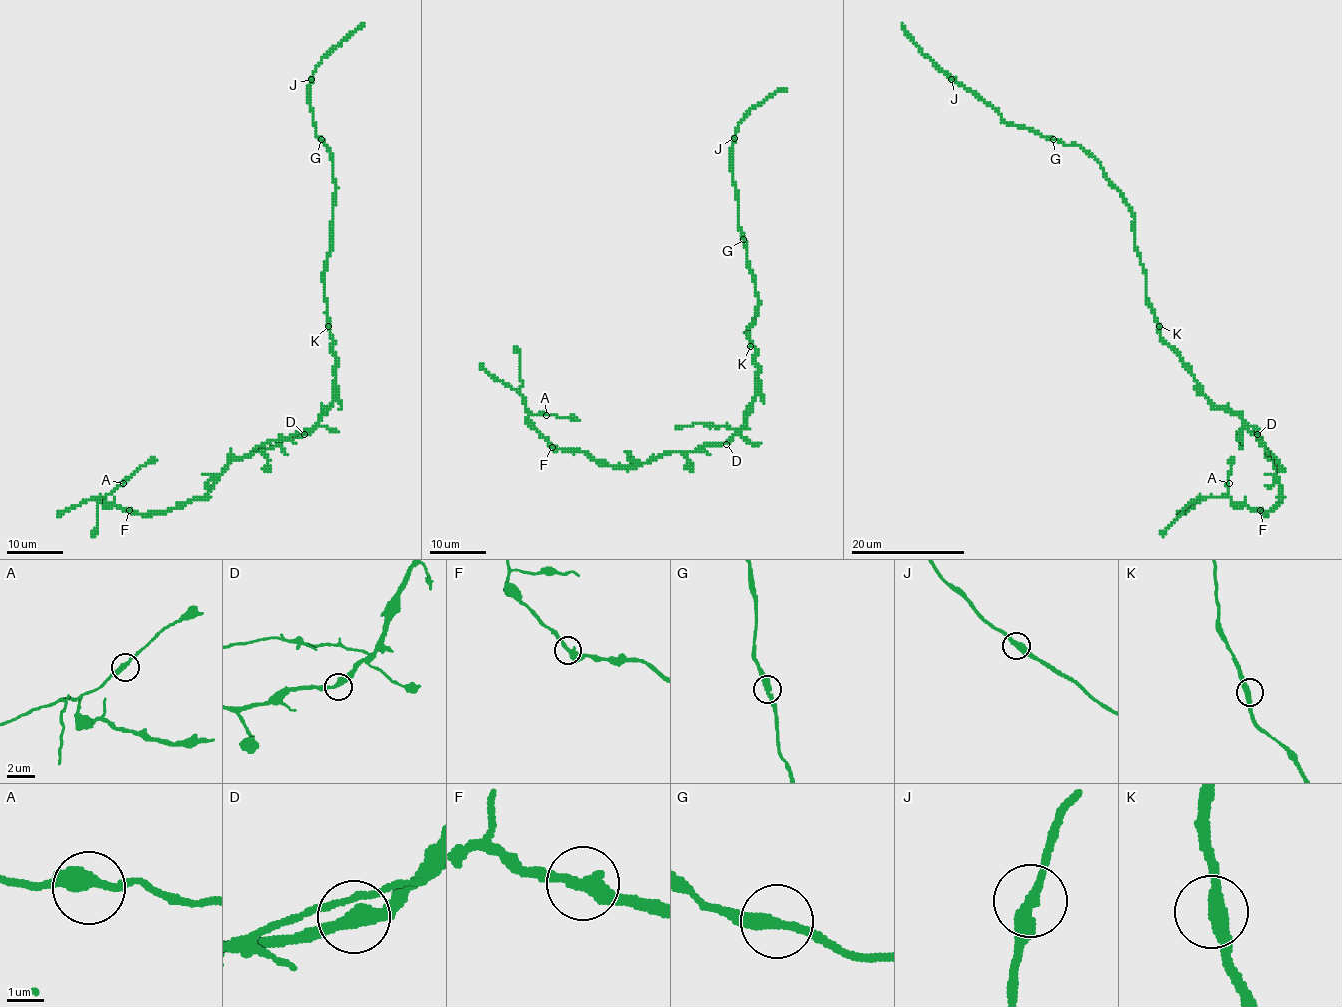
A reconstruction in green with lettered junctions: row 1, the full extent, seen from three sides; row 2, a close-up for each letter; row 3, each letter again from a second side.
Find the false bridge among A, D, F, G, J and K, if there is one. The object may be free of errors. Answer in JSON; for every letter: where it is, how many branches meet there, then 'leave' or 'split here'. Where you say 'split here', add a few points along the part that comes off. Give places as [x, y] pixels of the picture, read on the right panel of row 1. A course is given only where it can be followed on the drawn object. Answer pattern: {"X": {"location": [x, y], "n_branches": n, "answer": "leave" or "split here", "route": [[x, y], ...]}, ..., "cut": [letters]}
{"A": {"location": [1229, 483], "n_branches": 2, "answer": "leave"}, "D": {"location": [1257, 434], "n_branches": 2, "answer": "leave"}, "F": {"location": [1260, 510], "n_branches": 2, "answer": "leave"}, "G": {"location": [1053, 139], "n_branches": 2, "answer": "leave"}, "J": {"location": [951, 79], "n_branches": 2, "answer": "leave"}, "K": {"location": [1159, 326], "n_branches": 2, "answer": "leave"}, "cut": []}

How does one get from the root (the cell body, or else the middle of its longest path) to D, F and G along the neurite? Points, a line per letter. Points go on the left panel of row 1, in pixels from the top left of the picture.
D: (332, 346), (336, 357), (335, 400), (316, 425), (304, 434)
F: (332, 346), (335, 400), (308, 432), (233, 459), (203, 496), (165, 513), (129, 510)
G: (332, 346), (328, 305), (323, 296), (323, 271), (332, 242), (336, 184), (331, 152), (321, 139)

